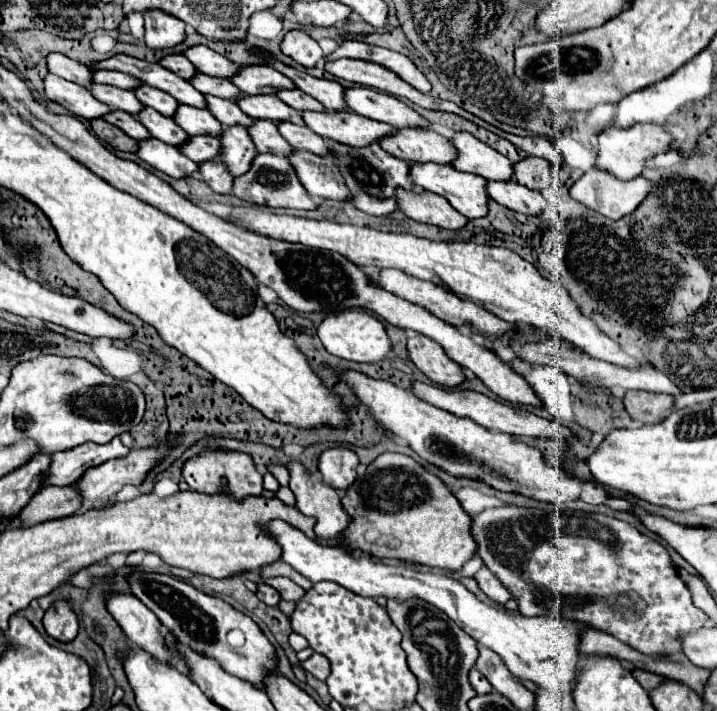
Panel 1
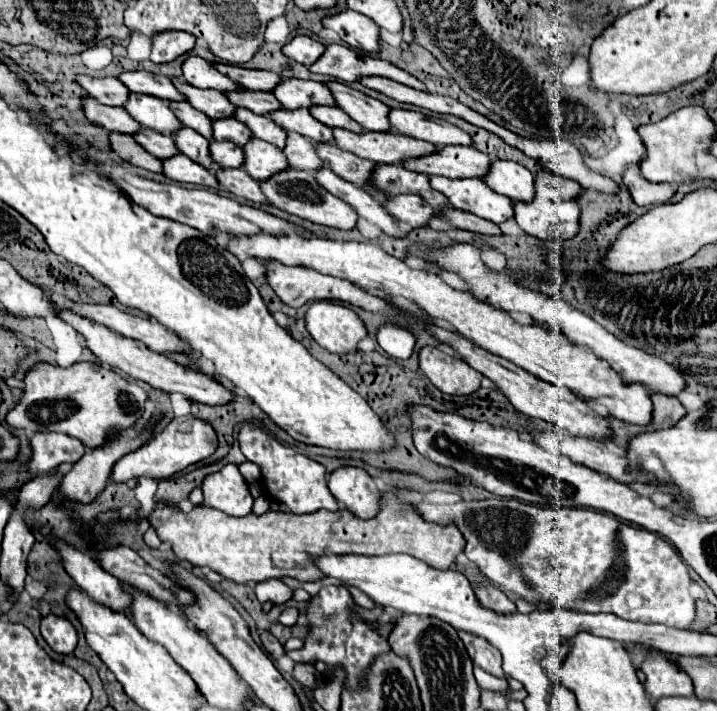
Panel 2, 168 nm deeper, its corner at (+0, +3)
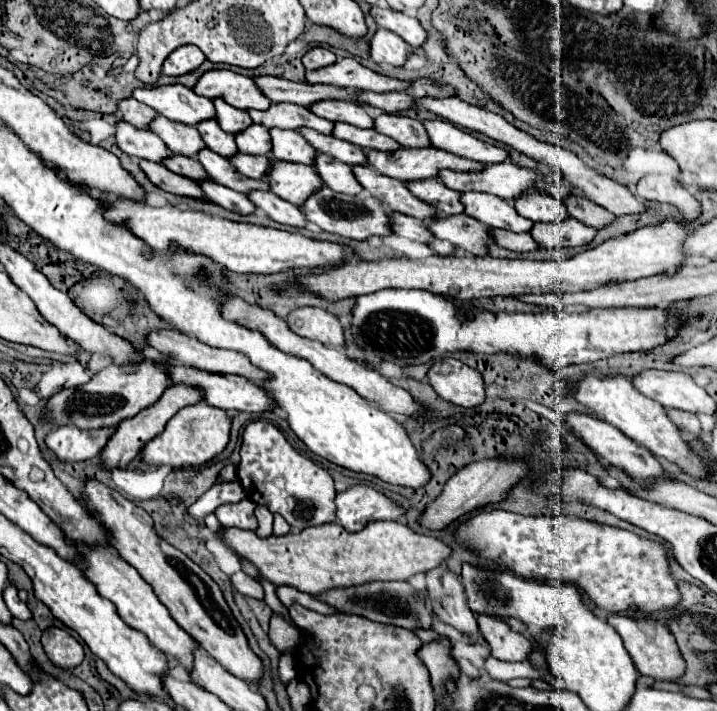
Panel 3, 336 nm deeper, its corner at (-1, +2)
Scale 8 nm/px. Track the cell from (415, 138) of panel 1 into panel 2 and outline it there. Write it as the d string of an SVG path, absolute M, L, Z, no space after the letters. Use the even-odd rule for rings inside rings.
M442 146L440 152L430 156L406 158L404 168L414 172L424 172L428 176L440 174L448 178L482 178L488 172L488 154L476 150L474 146Z

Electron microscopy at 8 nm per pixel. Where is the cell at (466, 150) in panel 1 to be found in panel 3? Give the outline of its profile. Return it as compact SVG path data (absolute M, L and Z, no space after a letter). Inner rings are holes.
M533 193L533 197L525 197L525 201L517 201L517 213L535 221L535 223L561 223L569 219L567 207L563 201L555 197L545 197L545 193Z

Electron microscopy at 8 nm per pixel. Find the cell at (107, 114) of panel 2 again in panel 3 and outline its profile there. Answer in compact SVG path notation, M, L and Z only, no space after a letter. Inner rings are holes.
M121 121L117 125L115 137L117 137L119 149L129 157L137 157L153 163L163 163L165 159L169 159L171 151L153 131L133 129L127 121Z

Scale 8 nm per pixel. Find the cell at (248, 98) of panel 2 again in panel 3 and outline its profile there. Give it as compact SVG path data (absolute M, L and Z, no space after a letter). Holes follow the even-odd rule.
M273 103L265 113L249 111L249 115L253 117L253 123L263 125L267 129L299 131L301 127L309 127L309 129L315 129L323 135L333 135L333 123L331 121L325 121L325 119L317 117L311 111L307 111L305 107L299 107L299 105Z

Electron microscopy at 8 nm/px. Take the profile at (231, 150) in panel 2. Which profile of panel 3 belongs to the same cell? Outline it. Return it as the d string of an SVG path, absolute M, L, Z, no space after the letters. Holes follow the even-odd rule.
M237 153L237 157L231 157L229 161L239 169L239 173L243 173L245 177L251 177L251 179L265 179L265 175L273 163L271 157L249 157L249 155L241 155L241 153Z

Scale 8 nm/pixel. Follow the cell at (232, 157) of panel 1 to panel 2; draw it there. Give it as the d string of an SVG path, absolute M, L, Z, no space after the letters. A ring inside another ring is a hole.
M250 138L244 146L244 170L254 178L254 180L264 180L272 176L272 172L278 172L280 168L288 168L288 162L280 148L274 144L268 144L260 138Z

